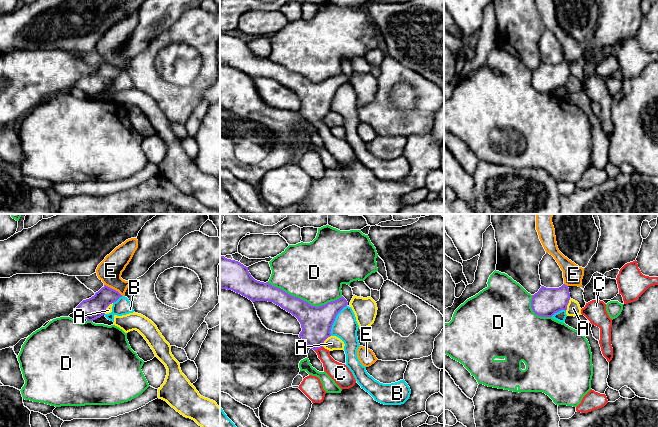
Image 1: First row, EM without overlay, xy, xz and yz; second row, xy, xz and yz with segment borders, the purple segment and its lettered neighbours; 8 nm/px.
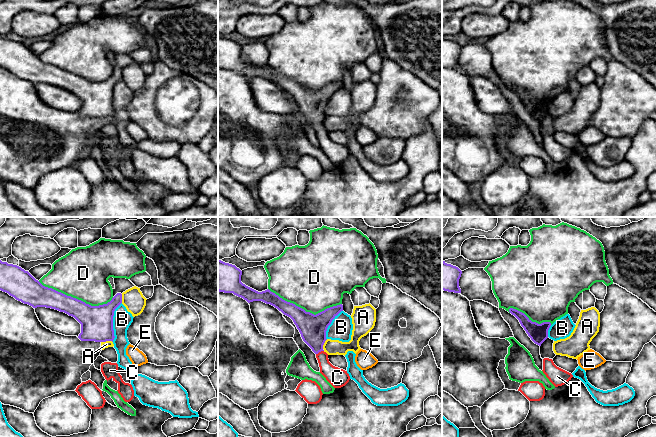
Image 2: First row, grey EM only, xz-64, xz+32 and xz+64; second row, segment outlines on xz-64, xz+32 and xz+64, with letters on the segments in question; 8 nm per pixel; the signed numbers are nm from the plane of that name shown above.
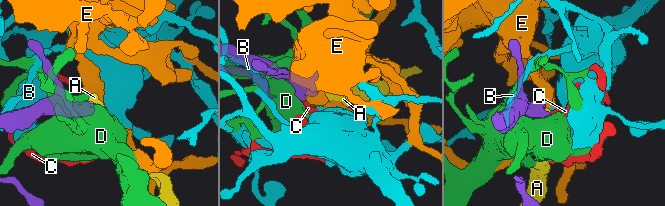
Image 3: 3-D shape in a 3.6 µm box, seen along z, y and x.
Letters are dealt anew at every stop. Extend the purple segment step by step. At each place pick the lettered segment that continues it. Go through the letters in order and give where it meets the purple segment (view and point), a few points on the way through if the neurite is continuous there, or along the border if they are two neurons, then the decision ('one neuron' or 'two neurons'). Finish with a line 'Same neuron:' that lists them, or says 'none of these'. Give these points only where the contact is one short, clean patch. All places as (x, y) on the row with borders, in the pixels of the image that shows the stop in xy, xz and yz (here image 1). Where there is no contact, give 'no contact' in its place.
A: yz (567, 304) | two neurons
B: xz (334, 320) | two neurons
C: xz (318, 348) | across xz (316, 322), (318, 348), (337, 371) | one neuron
D: xz (305, 301) | two neurons
E: xy (113, 289) | along xy (104, 284), (117, 290), (122, 295) | two neurons
Same neuron: C

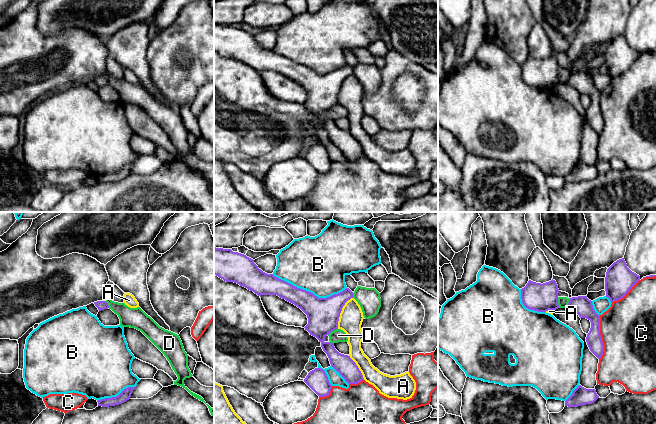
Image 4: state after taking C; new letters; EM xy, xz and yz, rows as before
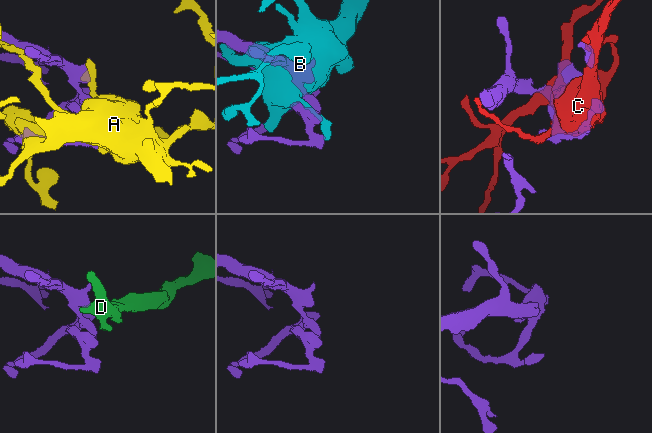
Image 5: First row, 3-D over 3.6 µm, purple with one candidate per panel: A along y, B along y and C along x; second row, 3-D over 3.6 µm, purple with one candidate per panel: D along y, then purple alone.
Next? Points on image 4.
A: xz (340, 312) | two neurons
B: xz (308, 291) | two neurons
C: yz (600, 337) | two neurons
D: xz (332, 330) | two neurons
Same neuron: none of these

